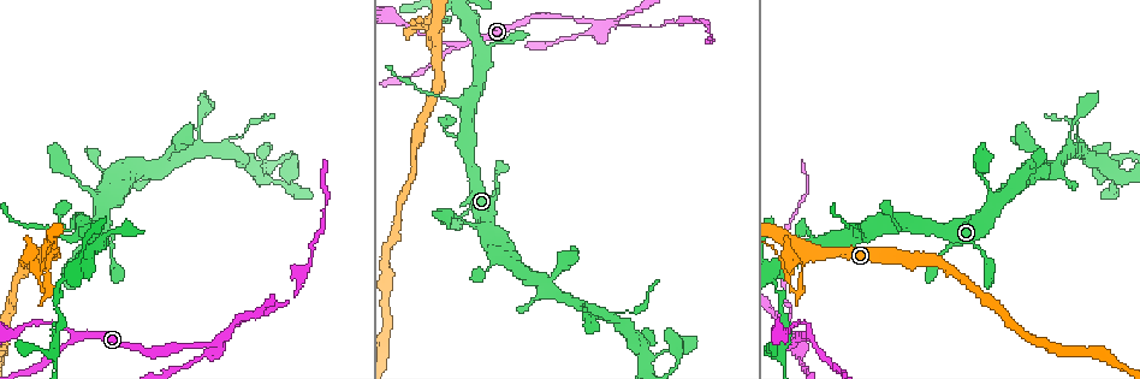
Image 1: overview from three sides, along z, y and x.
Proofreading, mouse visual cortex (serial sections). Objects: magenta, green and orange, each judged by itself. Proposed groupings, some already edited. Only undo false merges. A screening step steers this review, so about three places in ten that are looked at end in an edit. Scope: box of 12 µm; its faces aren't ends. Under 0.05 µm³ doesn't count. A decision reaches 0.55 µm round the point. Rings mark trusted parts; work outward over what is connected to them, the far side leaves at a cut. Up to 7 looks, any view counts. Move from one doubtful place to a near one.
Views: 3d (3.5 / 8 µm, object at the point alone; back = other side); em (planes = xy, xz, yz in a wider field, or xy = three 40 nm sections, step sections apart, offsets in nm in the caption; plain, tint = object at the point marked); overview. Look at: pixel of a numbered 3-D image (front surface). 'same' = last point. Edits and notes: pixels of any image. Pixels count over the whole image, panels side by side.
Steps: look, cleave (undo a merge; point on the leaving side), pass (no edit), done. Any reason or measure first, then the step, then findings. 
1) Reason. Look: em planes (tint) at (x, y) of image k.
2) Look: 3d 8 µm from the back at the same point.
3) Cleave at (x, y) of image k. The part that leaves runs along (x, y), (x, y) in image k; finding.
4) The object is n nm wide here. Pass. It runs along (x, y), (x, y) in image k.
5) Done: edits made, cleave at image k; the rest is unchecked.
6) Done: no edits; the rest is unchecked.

Two arms in line, one across. Look: 3d 3.5 µm at (76, 237) of image 1.

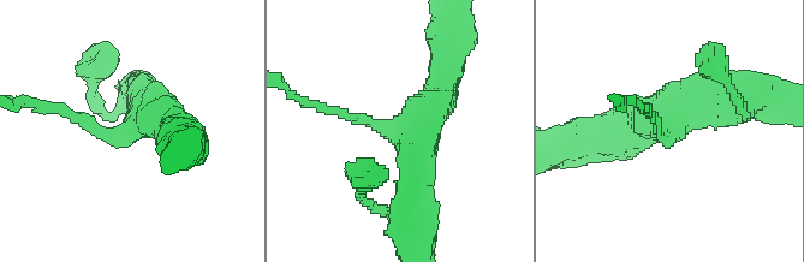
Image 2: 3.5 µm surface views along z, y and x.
3 arms meet here; the arms are 150, 450, 450 nm wide. Look: em xy step 2 (tint) at (132, 128) of image 2.

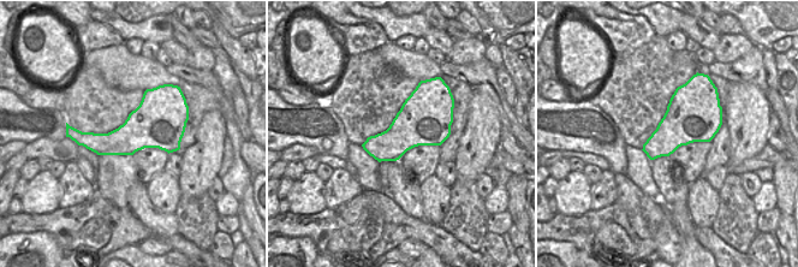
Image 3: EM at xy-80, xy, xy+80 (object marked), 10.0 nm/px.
Pass. It runs along (743, 99), (706, 99), (601, 140) in image 2; all the same cell.

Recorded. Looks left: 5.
Narrows sharply. Look: 3d 8 µm at (424, 25) of image 1.

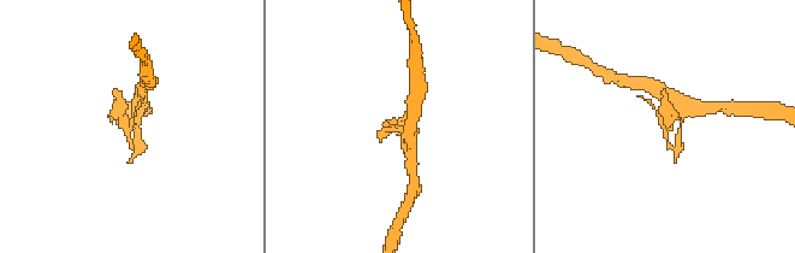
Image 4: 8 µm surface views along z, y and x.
Zoom in. Look: 3d 3.5 µm from the back at (664, 134) of image 4.

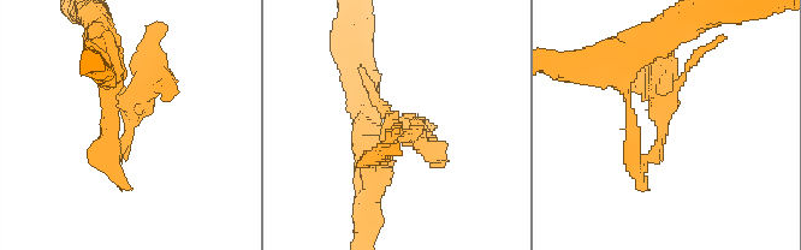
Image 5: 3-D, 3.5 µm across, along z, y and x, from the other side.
Look: em xy step 2 (tint) at (130, 125) of image 5.

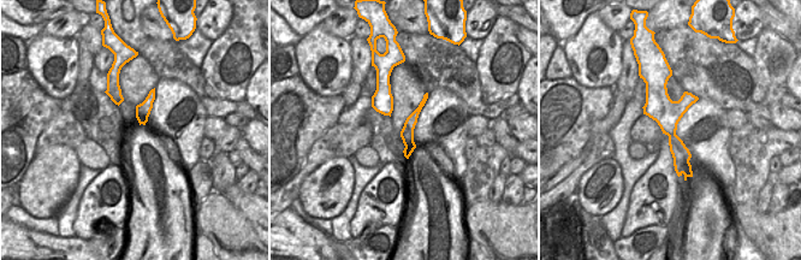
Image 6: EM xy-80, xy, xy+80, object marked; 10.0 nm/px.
Cleave at (128, 118) of image 5. The part that leaves runs along (123, 149), (155, 53) in image 5; two cells meet here.

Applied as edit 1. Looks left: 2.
Done: edits made, cleave at image 5; the rest is unchecked.

